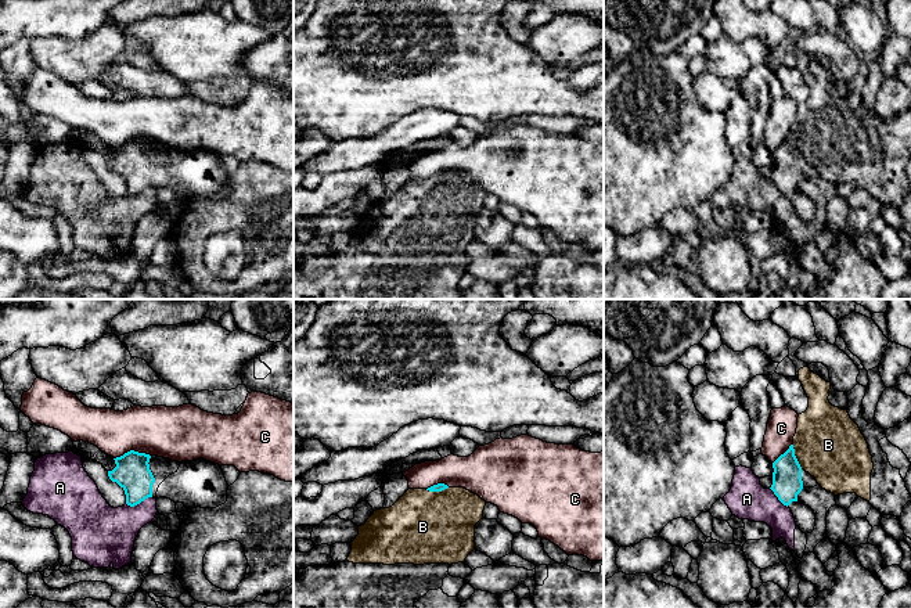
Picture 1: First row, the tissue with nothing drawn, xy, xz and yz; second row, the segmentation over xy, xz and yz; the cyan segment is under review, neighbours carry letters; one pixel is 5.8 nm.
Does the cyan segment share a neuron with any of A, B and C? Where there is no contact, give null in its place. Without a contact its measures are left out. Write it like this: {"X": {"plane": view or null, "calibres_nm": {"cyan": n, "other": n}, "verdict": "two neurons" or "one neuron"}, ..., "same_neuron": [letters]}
{"A": {"plane": "xy", "calibres_nm": {"cyan": 200, "other": 300}, "verdict": "two neurons"}, "B": {"plane": "yz", "calibres_nm": {"cyan": 180, "other": 400}, "verdict": "one neuron"}, "C": {"plane": "xy", "calibres_nm": {"cyan": 200, "other": 300}, "verdict": "two neurons"}, "same_neuron": ["B"]}

